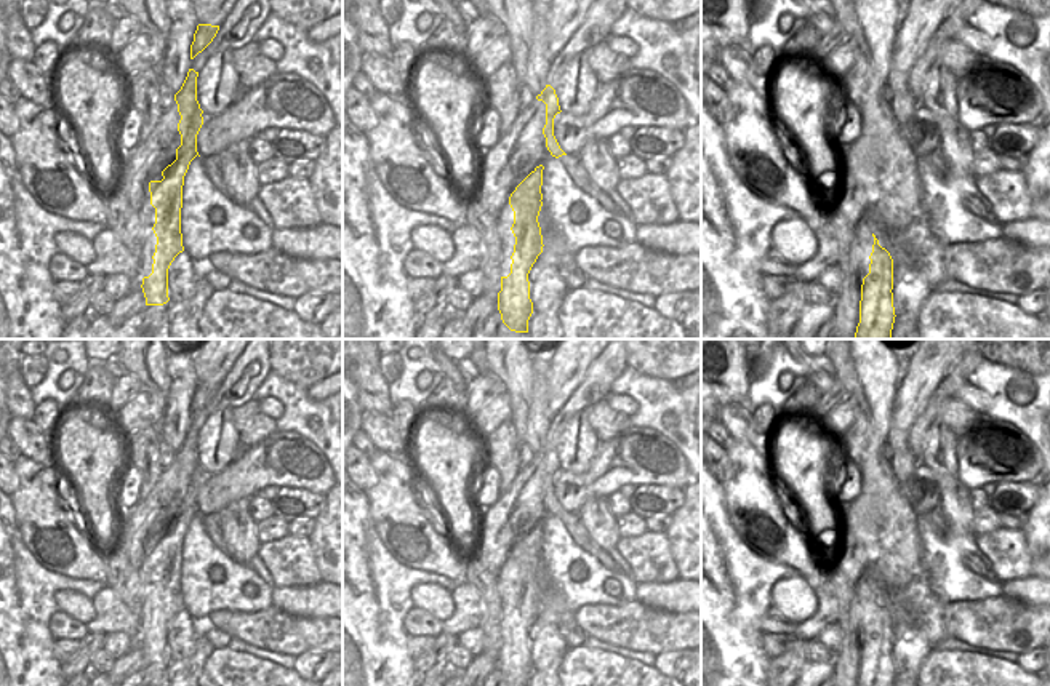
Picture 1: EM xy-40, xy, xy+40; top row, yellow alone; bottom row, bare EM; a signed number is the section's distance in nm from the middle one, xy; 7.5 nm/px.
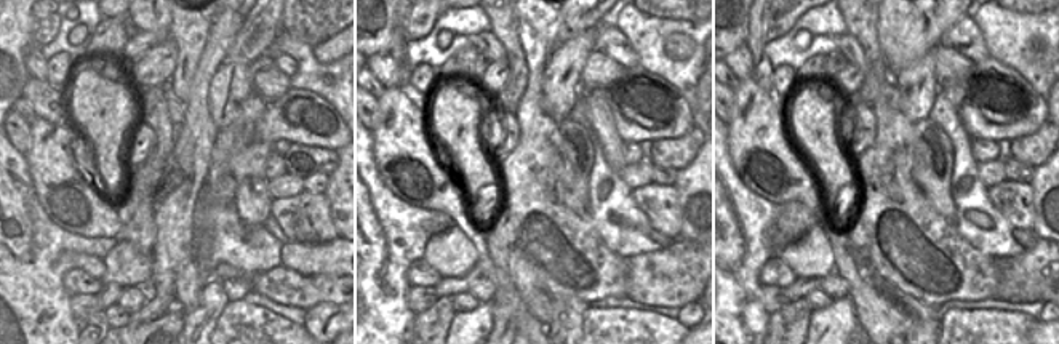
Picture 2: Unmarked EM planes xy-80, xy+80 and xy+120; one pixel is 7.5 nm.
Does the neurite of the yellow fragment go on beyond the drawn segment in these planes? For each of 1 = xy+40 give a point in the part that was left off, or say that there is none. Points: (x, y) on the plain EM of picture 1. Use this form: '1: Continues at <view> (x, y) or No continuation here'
1: No continuation here

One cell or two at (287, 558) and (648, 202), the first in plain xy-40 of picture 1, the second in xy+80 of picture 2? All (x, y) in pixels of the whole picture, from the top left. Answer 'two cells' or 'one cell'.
one cell

